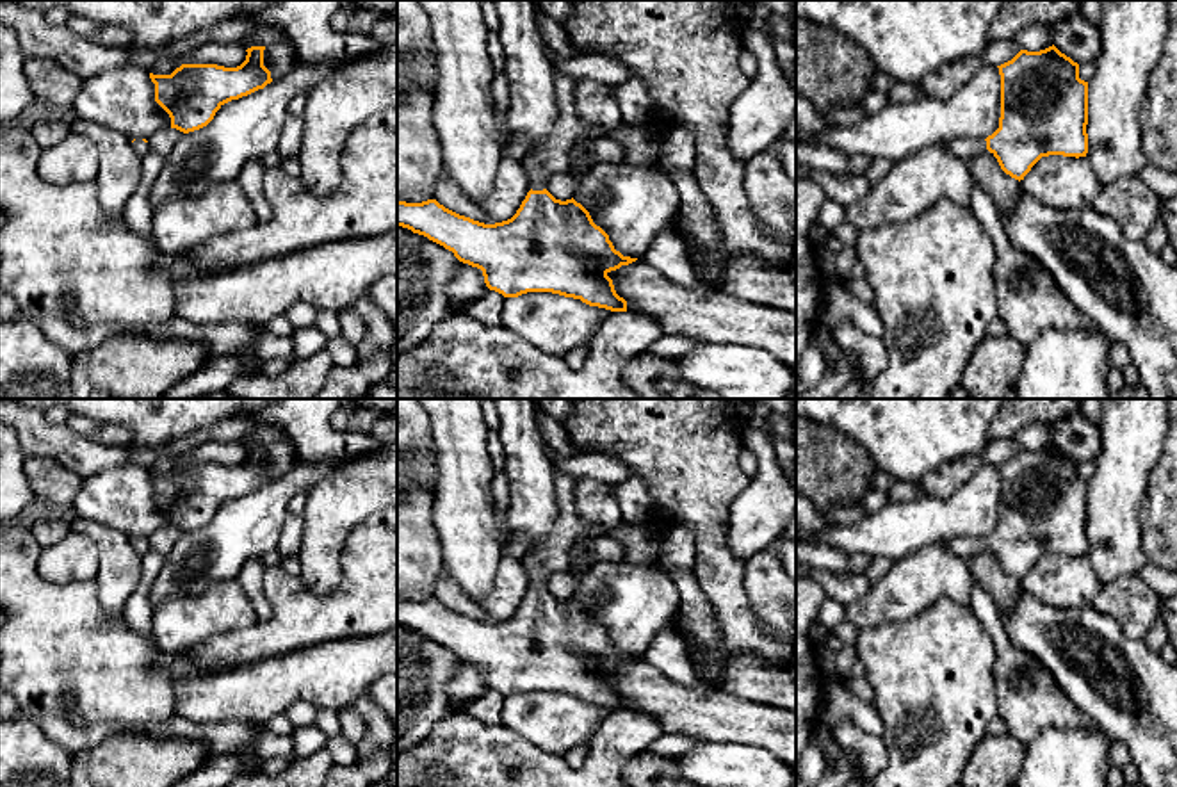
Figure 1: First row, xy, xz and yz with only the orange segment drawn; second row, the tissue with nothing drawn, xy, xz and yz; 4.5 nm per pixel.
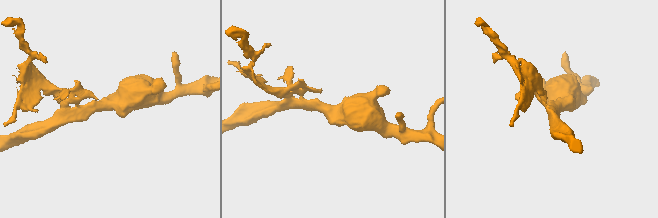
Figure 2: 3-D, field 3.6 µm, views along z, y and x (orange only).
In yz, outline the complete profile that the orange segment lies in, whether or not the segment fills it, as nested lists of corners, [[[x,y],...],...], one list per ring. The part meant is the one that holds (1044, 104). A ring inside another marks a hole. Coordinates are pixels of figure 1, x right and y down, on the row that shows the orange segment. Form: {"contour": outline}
{"contour": [[[1052,45],[1040,52],[1020,50],[997,68],[1001,75],[999,128],[986,139],[953,139],[946,142],[947,150],[967,162],[986,148],[1001,169],[1019,182],[1042,157],[1086,157],[1088,82],[1079,78],[1079,64]]]}

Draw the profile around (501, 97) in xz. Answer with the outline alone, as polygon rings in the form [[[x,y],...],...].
[[[495,71],[495,75],[493,75],[491,98],[493,98],[493,107],[495,107],[497,114],[502,116],[511,103],[509,80],[504,75],[504,71]]]

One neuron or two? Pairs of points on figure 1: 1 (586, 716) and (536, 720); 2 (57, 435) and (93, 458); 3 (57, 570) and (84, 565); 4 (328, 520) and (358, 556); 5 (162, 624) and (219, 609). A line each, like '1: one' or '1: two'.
1: one
2: one
3: one
4: two
5: one

